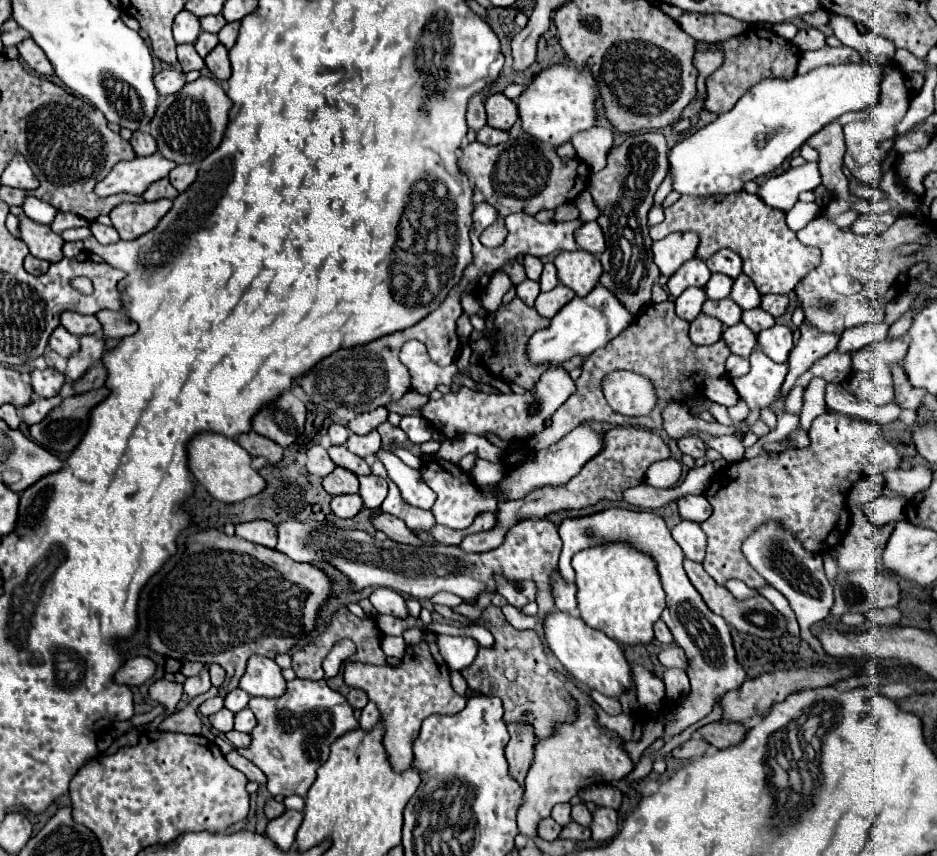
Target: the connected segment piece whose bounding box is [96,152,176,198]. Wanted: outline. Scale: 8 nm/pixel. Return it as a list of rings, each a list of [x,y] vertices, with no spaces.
[[[156,152],[152,156],[120,162],[112,168],[112,172],[100,184],[96,184],[96,192],[102,198],[106,198],[110,194],[118,194],[118,192],[142,196],[144,190],[152,182],[166,178],[172,168],[176,168],[176,164],[172,164],[170,160],[160,156],[160,152]]]

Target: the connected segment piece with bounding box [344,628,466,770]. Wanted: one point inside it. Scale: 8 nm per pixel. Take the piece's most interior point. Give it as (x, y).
(419, 686)

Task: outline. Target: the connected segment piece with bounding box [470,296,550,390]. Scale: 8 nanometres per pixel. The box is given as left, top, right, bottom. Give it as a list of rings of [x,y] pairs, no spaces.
[[[518,296],[506,306],[502,304],[496,312],[486,314],[484,316],[486,322],[486,330],[484,334],[480,332],[476,336],[476,330],[472,330],[470,334],[470,348],[480,356],[480,362],[500,380],[504,382],[512,382],[518,384],[526,390],[530,390],[534,386],[534,382],[538,380],[538,376],[542,376],[542,372],[546,368],[550,368],[550,364],[532,364],[526,356],[526,344],[530,340],[530,336],[538,330],[544,330],[546,324],[550,324],[550,320],[538,316],[538,312],[530,306],[526,306]]]

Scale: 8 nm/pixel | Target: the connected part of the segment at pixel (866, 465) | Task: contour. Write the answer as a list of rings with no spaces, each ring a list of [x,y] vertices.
[[[826,412],[812,422],[808,436],[808,448],[786,450],[776,454],[776,458],[760,454],[714,474],[706,490],[714,512],[700,526],[708,538],[702,566],[718,584],[738,578],[750,588],[766,586],[766,580],[756,576],[758,572],[744,560],[740,546],[752,534],[752,528],[770,518],[780,520],[792,530],[810,552],[824,552],[828,546],[836,546],[850,522],[846,498],[848,503],[848,494],[856,480],[900,468],[896,447],[882,435],[882,428],[870,420]]]

